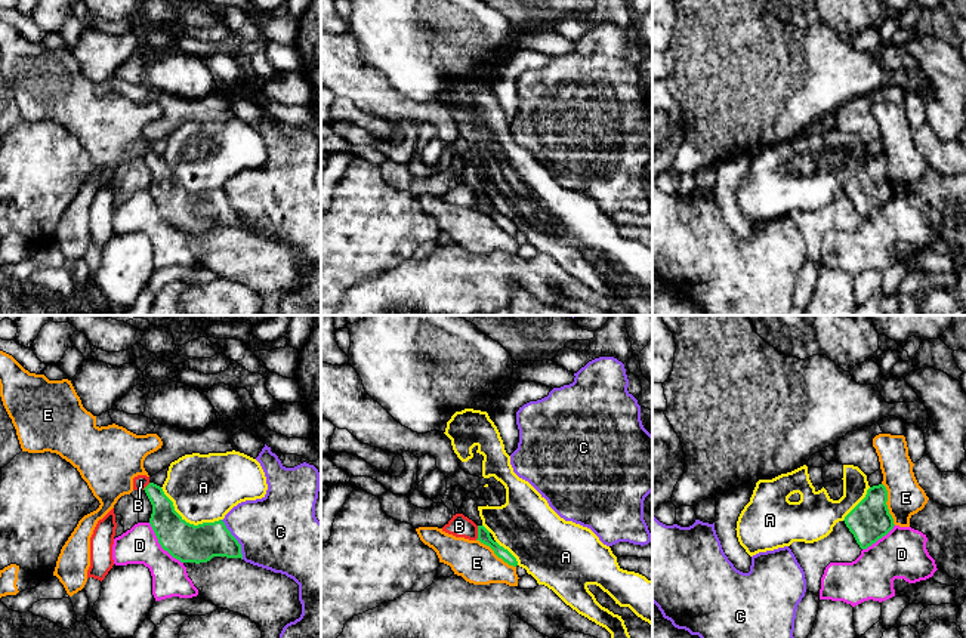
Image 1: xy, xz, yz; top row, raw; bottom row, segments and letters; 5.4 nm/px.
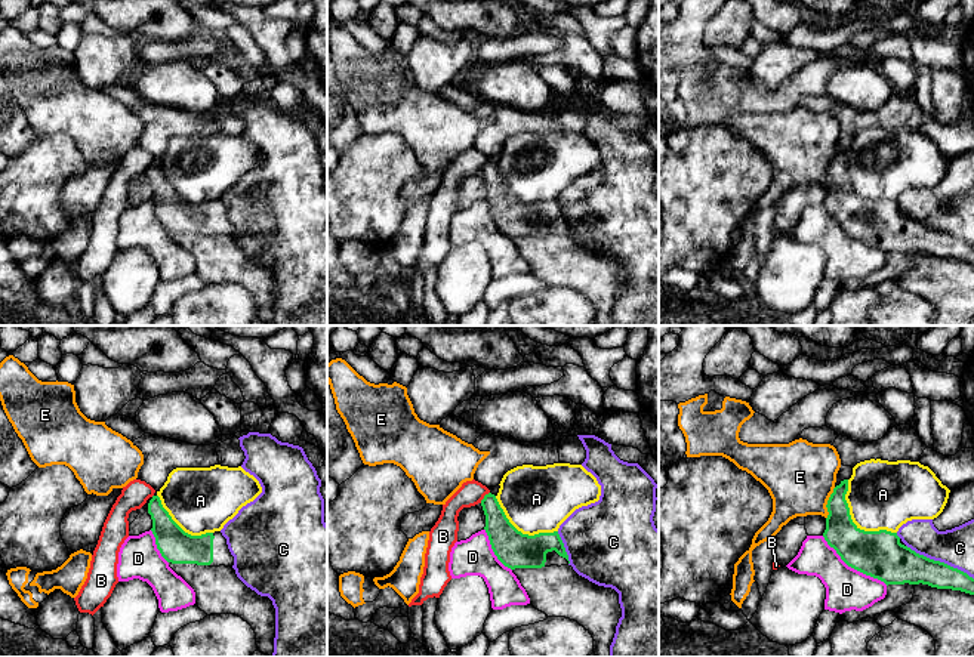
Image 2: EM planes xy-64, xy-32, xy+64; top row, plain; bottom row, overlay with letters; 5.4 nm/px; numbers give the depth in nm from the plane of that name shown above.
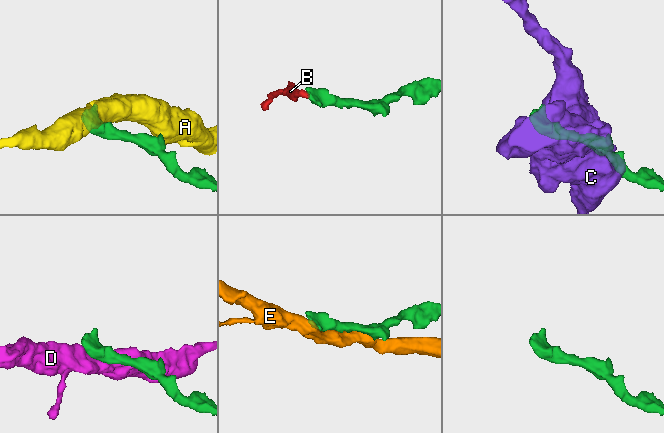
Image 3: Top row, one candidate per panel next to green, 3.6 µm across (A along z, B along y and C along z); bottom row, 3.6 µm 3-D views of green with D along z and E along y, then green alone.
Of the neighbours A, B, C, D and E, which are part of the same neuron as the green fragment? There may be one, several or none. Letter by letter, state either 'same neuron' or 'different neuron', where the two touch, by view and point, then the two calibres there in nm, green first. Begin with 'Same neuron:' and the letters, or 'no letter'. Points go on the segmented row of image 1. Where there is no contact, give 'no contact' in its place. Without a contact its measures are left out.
Same neuron: no letter
A: different neuron | xy (185, 521) | 200/360 nm
B: different neuron | xz (478, 533) | 70/120 nm
C: different neuron | xy (235, 539) | 200/420 nm
D: different neuron | xy (160, 544) | 200/200 nm
E: different neuron | yz (885, 504) | 220/200 nm

